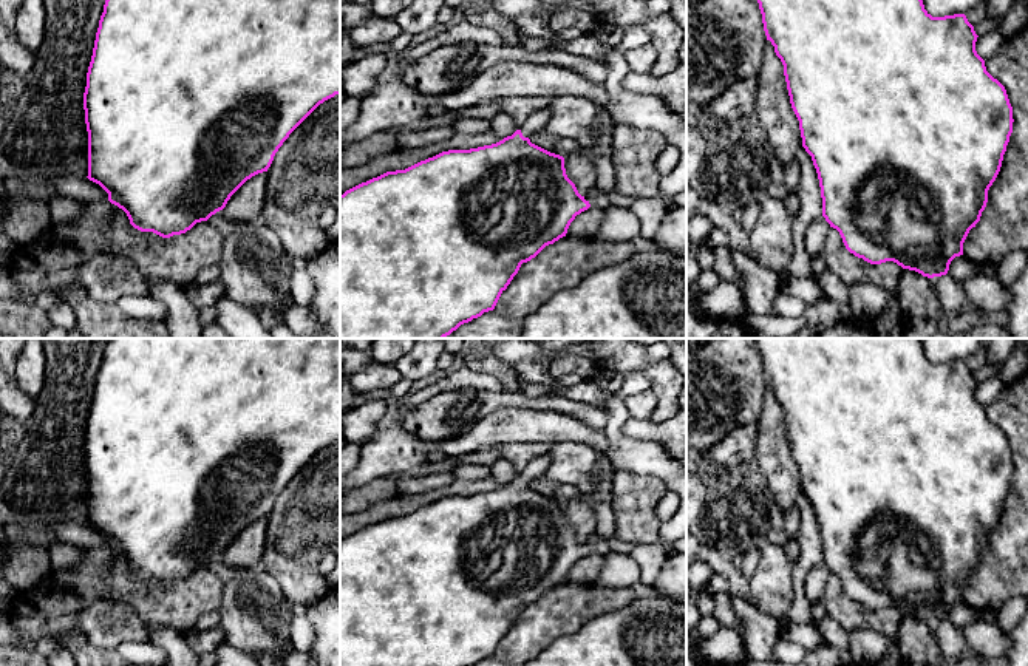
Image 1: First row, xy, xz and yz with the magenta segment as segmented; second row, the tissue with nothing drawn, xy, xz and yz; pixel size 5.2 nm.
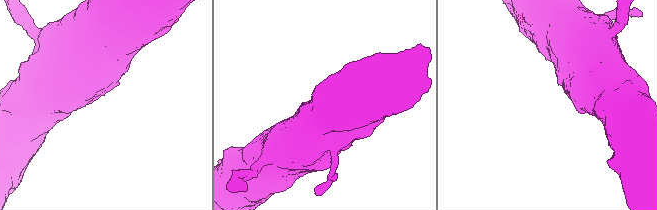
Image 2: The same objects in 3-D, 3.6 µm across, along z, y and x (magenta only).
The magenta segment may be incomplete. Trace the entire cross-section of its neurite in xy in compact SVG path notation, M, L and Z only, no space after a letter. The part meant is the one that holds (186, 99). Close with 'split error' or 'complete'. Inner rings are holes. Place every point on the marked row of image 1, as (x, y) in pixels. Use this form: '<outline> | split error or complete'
M105 0L104 12L96 32L91 62L87 73L83 93L85 124L88 131L88 179L99 184L107 193L108 201L122 209L130 224L141 232L153 232L162 238L181 235L196 223L207 221L212 215L223 210L230 196L252 176L267 172L275 153L289 134L325 100L340 94L340 0Z | complete

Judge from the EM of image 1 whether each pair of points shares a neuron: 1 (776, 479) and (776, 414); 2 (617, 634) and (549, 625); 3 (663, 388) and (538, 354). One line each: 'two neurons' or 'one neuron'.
1: one neuron
2: two neurons
3: one neuron

